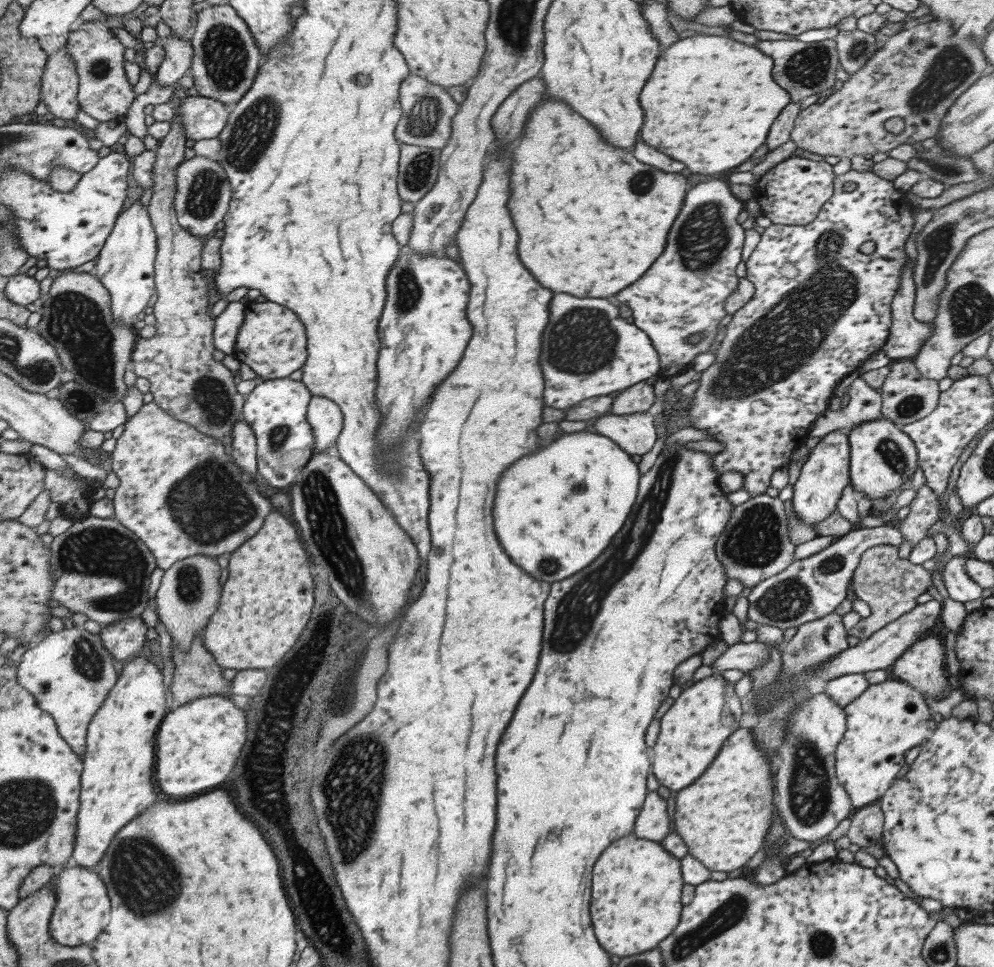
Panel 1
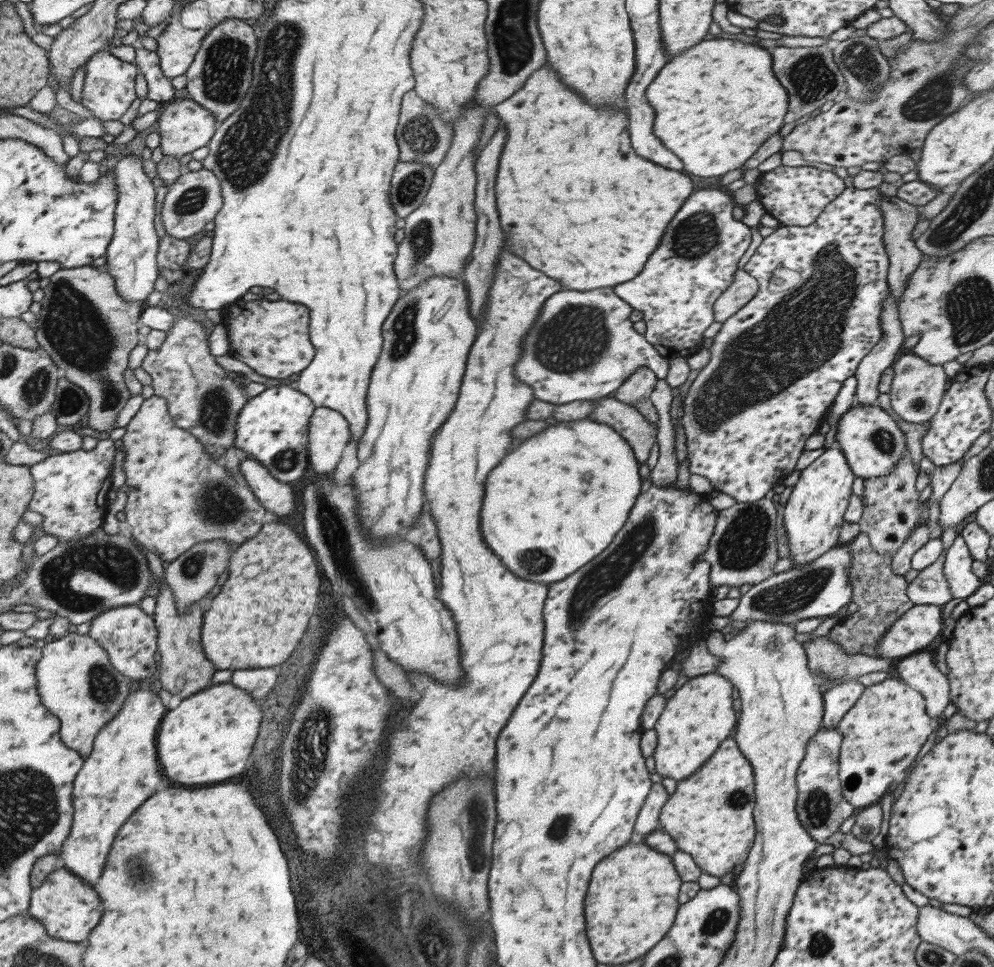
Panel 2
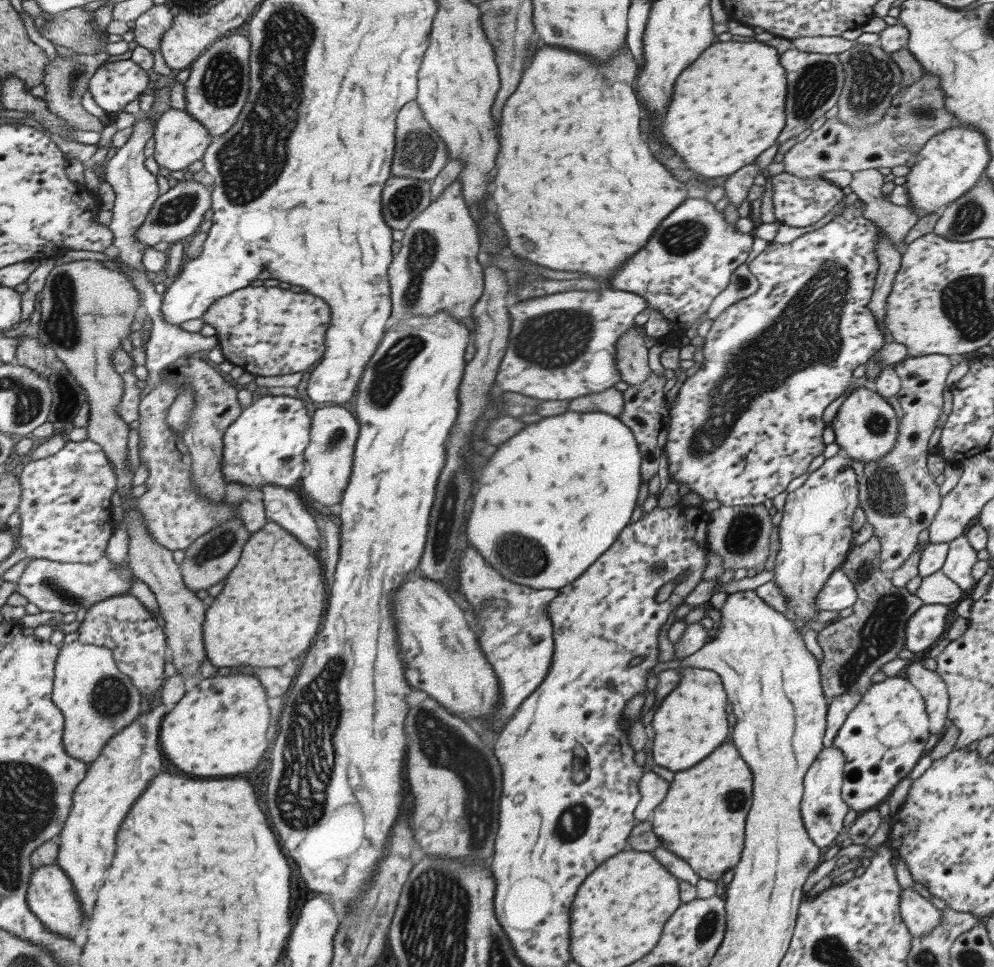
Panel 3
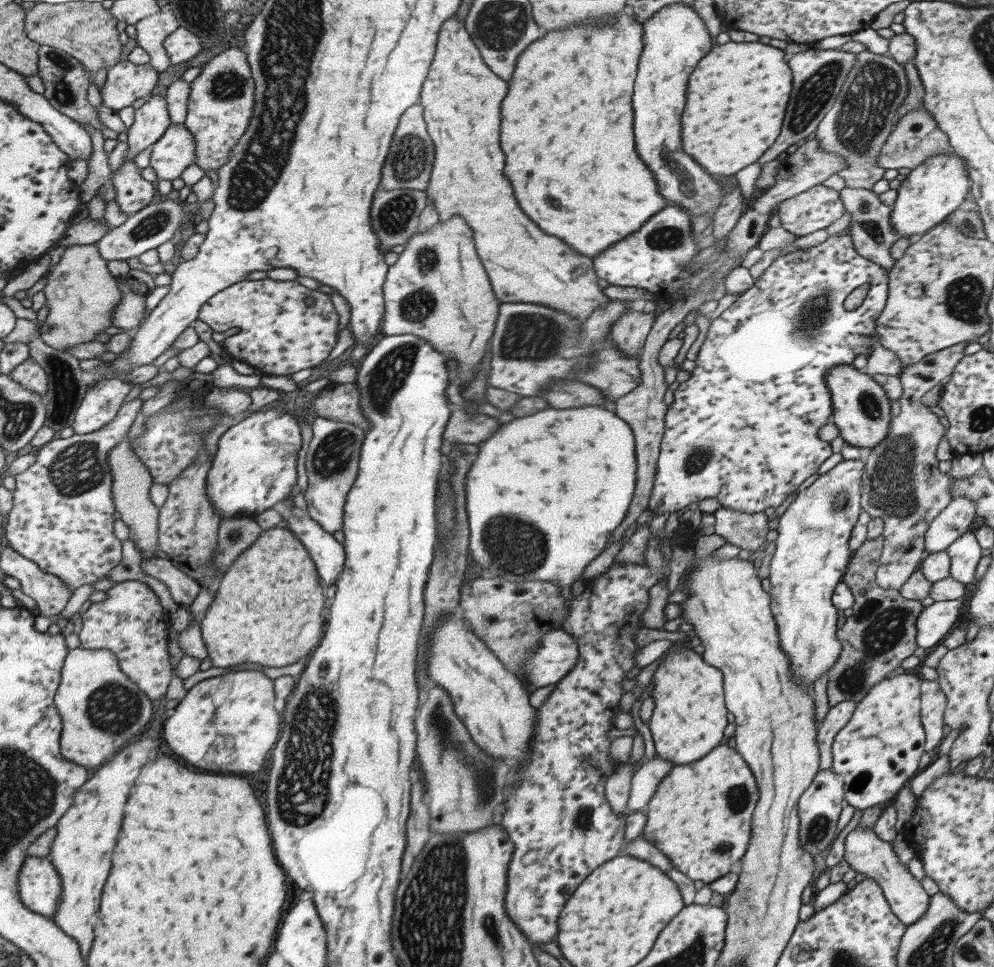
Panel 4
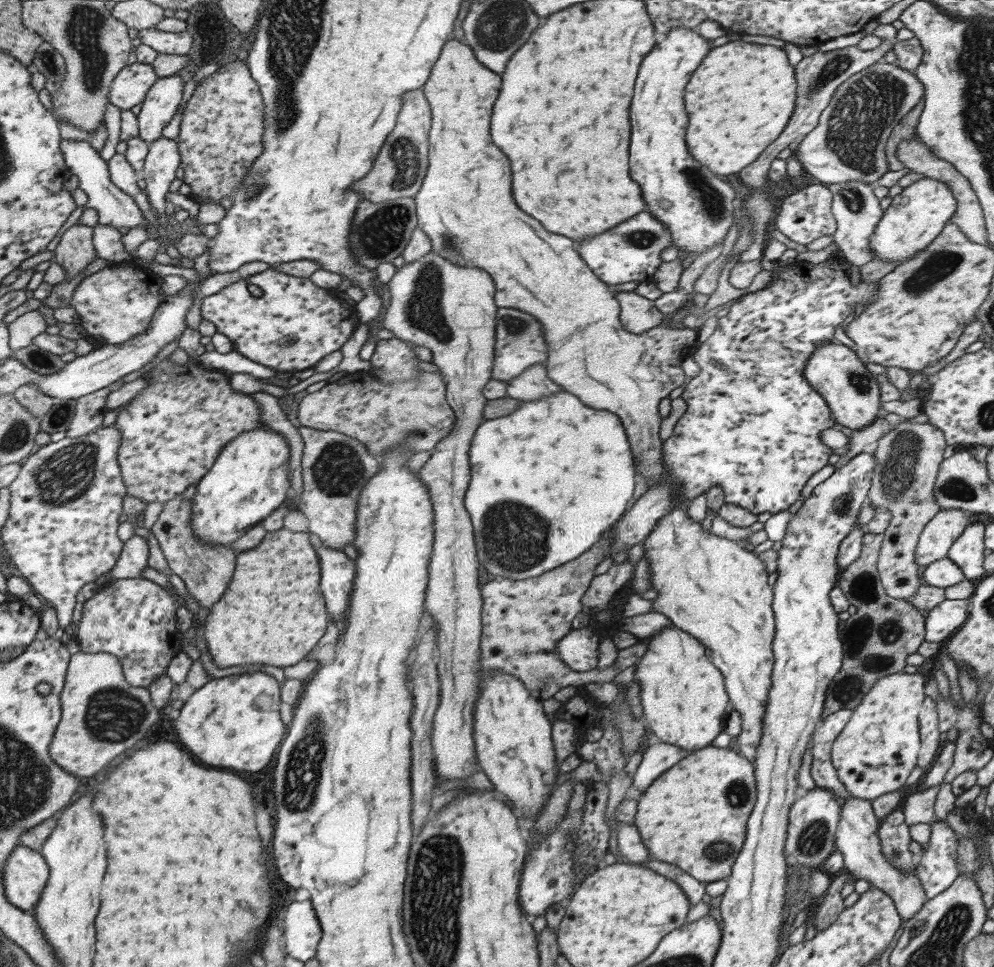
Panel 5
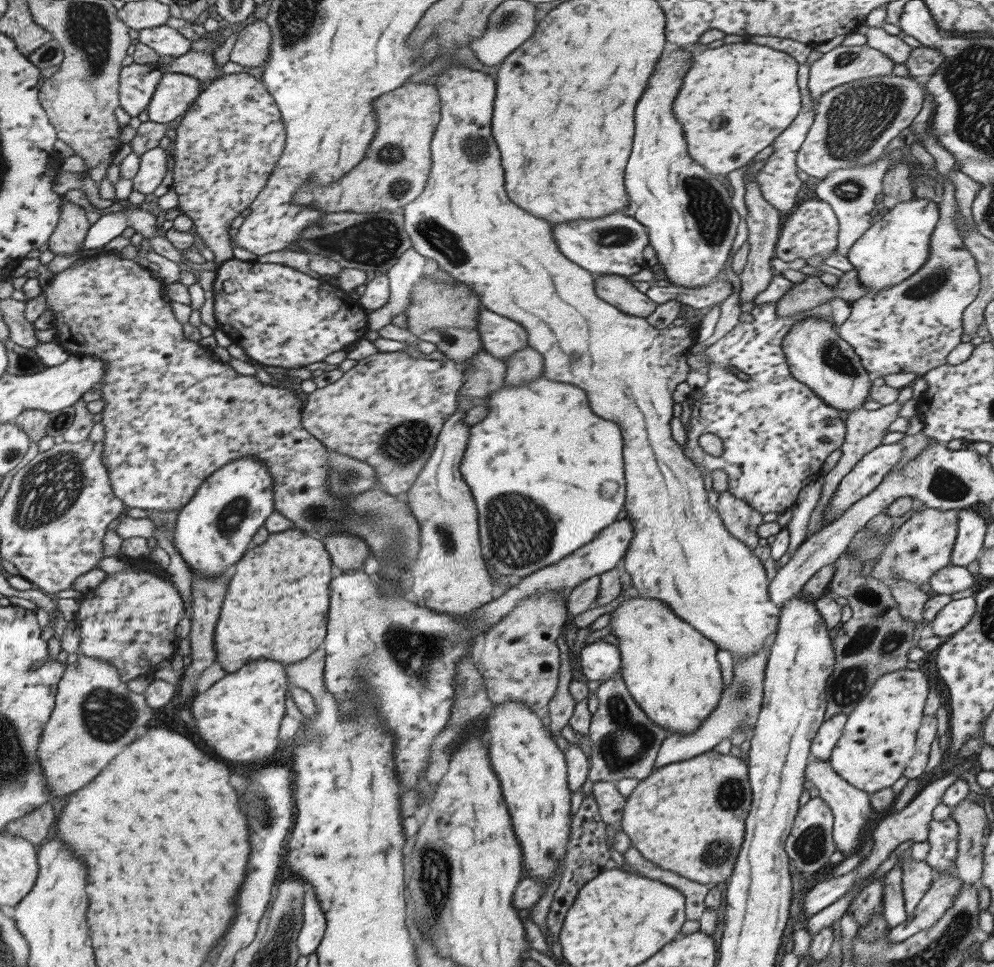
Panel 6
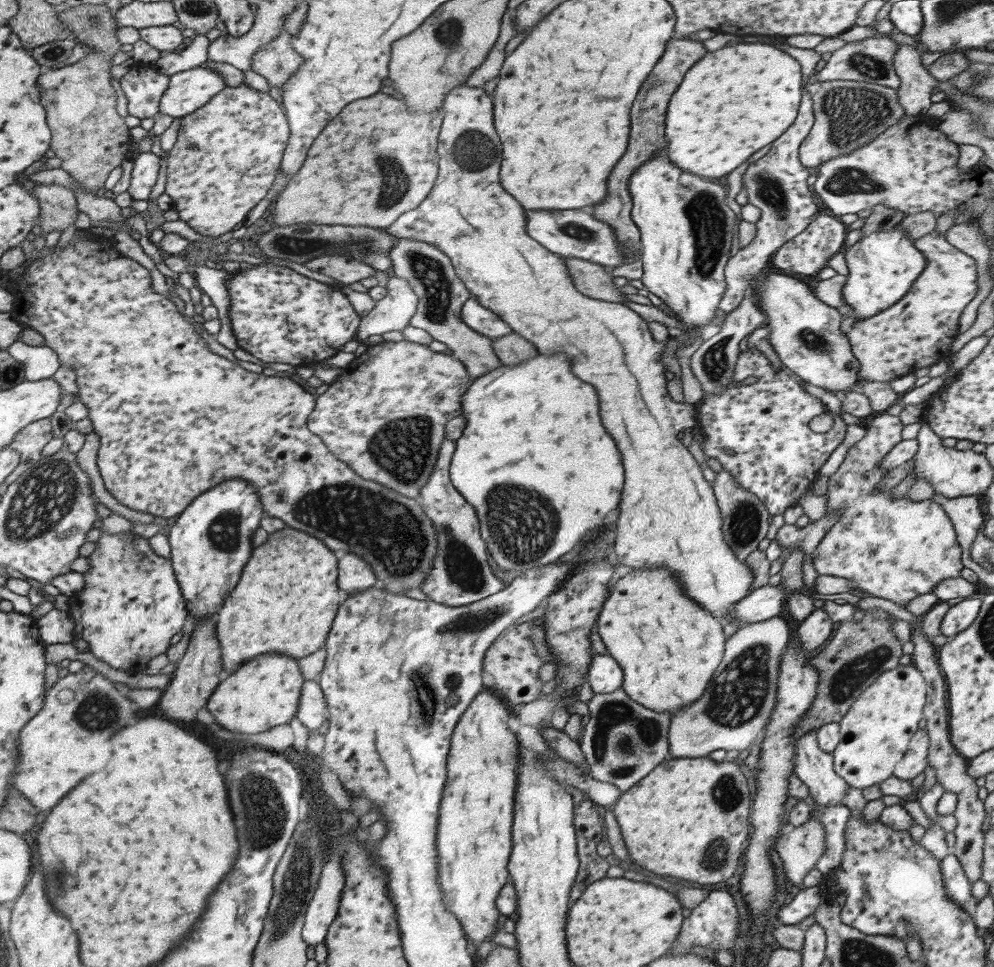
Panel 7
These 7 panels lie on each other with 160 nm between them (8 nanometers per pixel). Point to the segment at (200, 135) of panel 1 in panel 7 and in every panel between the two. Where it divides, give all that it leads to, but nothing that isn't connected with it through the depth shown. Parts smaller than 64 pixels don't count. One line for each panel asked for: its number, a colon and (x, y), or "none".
2: (183, 125)
3: (179, 140)
4: (174, 151)
5: (158, 170)
6: (152, 164)
7: (143, 174)

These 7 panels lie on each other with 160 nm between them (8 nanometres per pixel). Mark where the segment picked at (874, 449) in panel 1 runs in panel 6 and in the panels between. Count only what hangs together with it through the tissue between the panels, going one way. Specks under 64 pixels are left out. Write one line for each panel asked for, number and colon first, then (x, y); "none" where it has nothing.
2: (870, 441)
3: (864, 425)
4: (860, 409)
5: (833, 370)
6: (818, 357)

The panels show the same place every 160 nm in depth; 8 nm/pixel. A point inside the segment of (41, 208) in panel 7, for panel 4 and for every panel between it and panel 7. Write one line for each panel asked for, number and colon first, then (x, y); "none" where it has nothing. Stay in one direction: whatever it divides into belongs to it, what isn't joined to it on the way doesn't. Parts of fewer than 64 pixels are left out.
4: (80, 293)
5: (74, 250)
6: (67, 236)

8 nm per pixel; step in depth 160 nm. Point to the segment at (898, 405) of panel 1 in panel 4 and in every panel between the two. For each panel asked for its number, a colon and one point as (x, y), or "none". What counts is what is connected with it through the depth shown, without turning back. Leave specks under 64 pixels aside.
2: (915, 392)
3: (898, 497)
4: (901, 484)

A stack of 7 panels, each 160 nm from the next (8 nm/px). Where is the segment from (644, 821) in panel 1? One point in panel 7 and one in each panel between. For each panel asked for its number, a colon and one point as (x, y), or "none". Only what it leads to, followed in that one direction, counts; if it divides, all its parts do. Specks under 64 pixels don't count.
2: (646, 821)
3: (651, 788)
4: (644, 780)
5: (658, 757)
6: (739, 702)
7: (731, 713)

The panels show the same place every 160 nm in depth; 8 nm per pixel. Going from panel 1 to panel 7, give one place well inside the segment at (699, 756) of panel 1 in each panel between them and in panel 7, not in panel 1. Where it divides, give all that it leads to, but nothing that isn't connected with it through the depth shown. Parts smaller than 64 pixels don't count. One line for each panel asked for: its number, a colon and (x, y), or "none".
2: (698, 716)
3: (690, 723)
4: (688, 716)
5: (683, 701)
6: (669, 668)
7: (667, 646)

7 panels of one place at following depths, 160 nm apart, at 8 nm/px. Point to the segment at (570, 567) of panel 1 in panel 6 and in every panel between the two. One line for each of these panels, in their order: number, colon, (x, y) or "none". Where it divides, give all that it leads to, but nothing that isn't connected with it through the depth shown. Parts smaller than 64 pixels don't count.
2: (555, 501)
3: (567, 484)
4: (542, 496)
5: (565, 473)
6: (539, 442)

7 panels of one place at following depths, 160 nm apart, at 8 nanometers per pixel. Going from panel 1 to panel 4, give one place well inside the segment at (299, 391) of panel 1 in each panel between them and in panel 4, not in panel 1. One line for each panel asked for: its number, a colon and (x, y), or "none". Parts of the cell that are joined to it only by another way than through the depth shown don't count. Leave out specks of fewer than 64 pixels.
2: (272, 427)
3: (264, 445)
4: (253, 468)

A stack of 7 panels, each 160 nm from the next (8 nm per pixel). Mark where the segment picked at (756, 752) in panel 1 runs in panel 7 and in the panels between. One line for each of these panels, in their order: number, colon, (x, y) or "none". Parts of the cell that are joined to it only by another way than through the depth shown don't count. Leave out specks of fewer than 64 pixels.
2: (708, 816)
3: (700, 819)
4: (698, 818)
5: (694, 815)
6: (688, 817)
7: (687, 818)

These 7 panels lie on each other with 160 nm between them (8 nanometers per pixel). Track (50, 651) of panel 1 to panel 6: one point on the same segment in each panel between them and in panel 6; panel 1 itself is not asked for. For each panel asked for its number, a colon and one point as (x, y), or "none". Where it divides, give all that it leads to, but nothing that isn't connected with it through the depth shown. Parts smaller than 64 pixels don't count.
2: (76, 682)
3: (95, 700)
4: (118, 710)
5: (101, 715)
6: (94, 714)

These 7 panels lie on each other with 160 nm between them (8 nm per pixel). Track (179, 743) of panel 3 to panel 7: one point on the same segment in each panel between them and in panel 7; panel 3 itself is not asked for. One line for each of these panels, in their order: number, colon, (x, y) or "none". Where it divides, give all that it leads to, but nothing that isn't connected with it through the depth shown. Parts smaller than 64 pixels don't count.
4: (227, 723)
5: (232, 722)
6: (237, 718)
7: (264, 692)

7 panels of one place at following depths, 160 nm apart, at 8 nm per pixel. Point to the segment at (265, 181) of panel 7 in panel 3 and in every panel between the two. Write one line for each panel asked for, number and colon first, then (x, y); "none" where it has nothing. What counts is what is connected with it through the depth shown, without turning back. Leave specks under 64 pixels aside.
3: (216, 89)
4: (220, 101)
5: (219, 136)
6: (226, 144)

